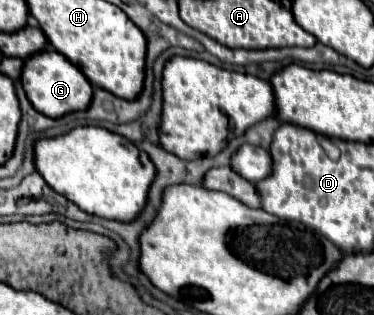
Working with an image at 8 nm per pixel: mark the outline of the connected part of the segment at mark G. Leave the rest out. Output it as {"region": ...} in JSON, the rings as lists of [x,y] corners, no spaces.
{"region":[[[46,48],[40,54],[26,60],[26,66],[22,72],[22,86],[30,102],[36,106],[36,110],[40,110],[40,114],[50,118],[60,118],[76,110],[86,110],[94,94],[90,80],[54,48]]]}

